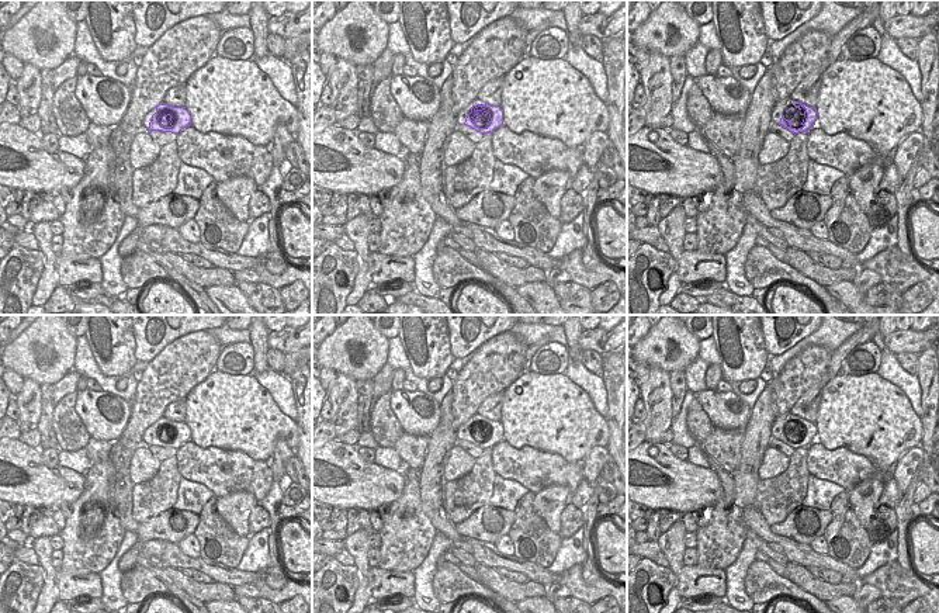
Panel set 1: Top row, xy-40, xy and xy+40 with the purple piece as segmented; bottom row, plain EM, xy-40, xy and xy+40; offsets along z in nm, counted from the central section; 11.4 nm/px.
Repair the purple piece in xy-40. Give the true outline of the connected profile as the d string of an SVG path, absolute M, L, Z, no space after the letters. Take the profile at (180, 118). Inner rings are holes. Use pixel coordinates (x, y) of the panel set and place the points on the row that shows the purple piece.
M162 101L143 118L145 131L162 131L179 134L191 125L191 115L186 107L173 107Z

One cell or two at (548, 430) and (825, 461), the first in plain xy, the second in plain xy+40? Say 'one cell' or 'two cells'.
two cells

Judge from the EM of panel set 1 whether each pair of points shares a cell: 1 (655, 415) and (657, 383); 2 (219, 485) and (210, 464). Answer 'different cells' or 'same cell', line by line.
1: same cell
2: same cell

